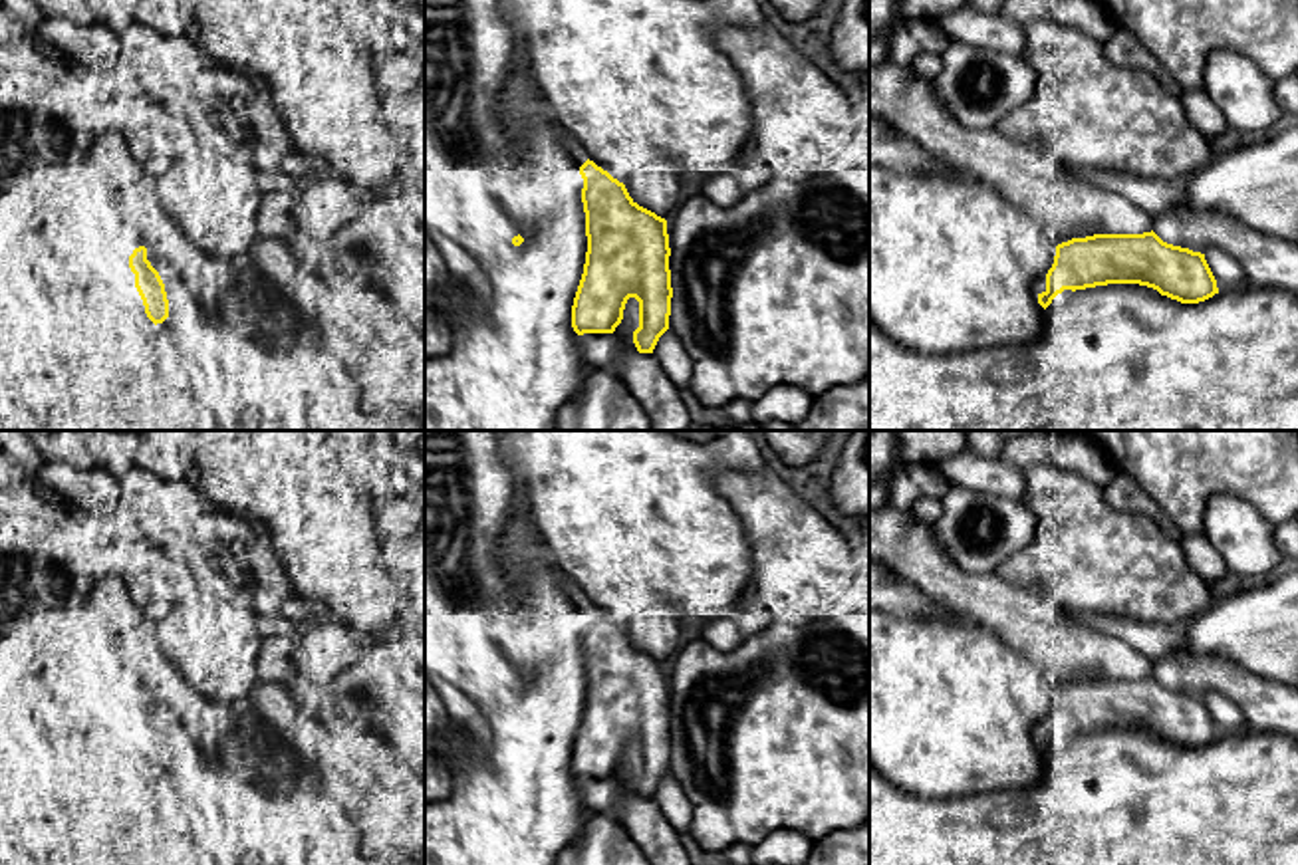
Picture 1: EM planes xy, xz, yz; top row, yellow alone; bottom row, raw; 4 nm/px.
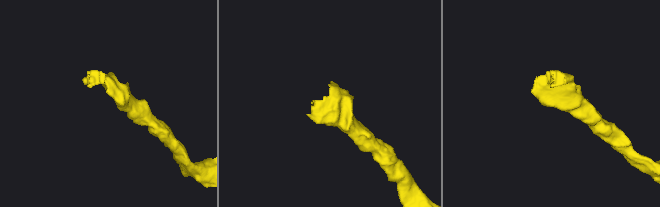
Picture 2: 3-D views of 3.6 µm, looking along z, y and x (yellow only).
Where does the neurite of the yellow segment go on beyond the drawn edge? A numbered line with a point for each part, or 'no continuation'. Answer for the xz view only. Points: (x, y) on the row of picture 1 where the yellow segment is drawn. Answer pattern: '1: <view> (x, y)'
1: xz (570, 145)

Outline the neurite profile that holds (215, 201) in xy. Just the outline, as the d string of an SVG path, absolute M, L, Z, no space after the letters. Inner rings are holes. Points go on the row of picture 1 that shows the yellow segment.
M198 147L173 161L155 185L163 208L198 250L232 266L248 260L264 196L250 167Z

